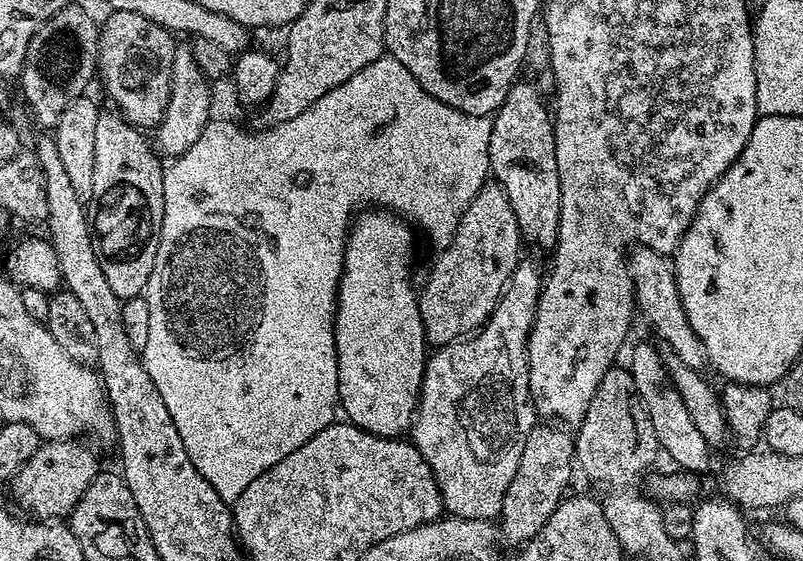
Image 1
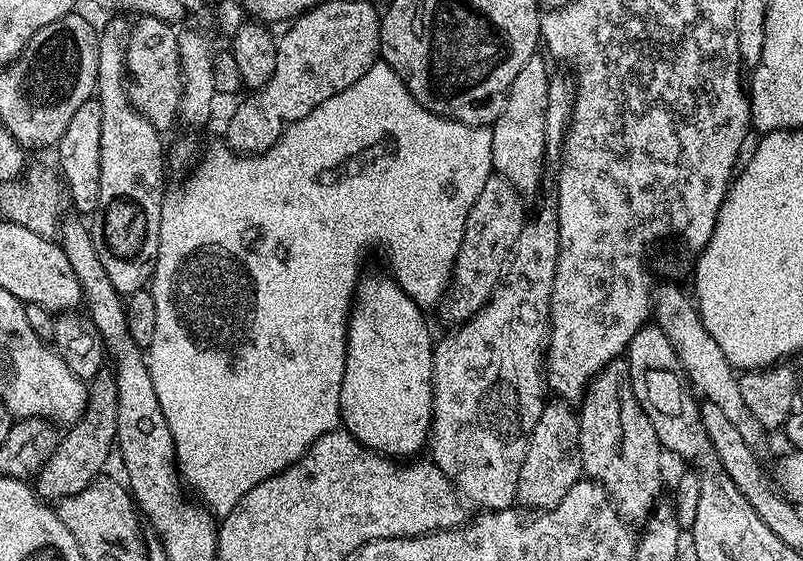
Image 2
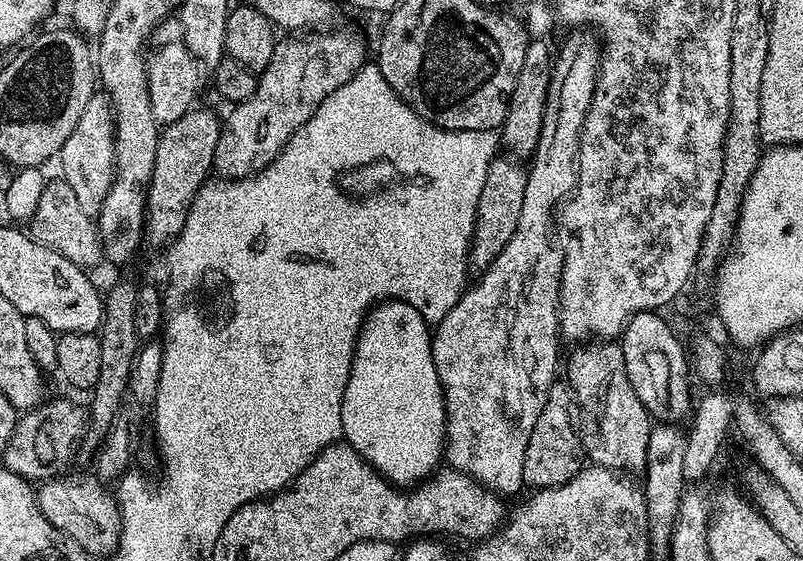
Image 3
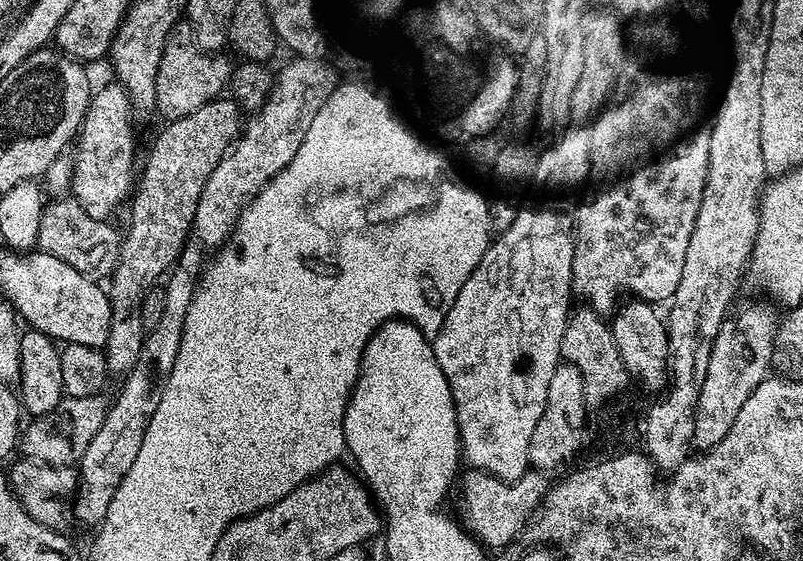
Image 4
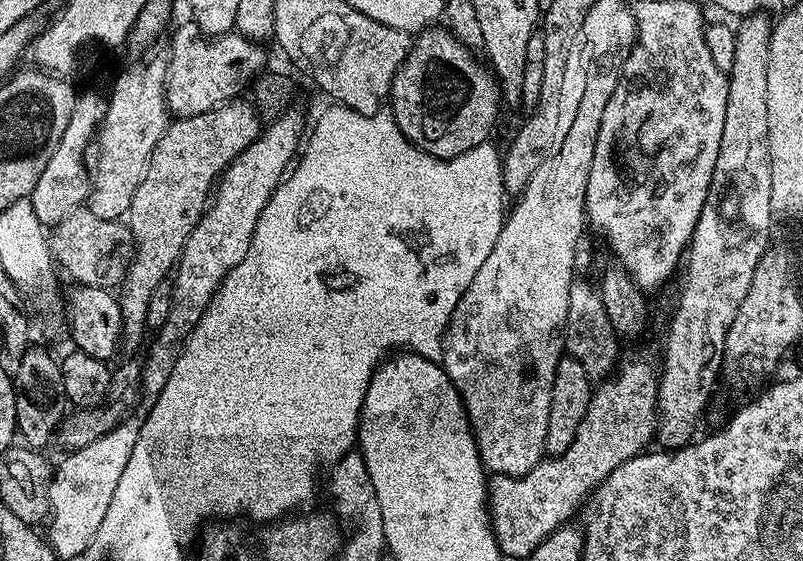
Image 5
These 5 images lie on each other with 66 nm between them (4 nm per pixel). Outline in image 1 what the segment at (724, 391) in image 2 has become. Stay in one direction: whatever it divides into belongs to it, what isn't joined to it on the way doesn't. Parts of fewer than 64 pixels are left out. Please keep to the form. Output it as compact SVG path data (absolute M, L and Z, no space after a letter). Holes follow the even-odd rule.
M636 246L627 253L628 272L631 274L633 291L636 293L636 306L639 315L644 315L652 323L653 328L663 343L668 344L686 366L703 369L706 364L706 353L698 334L694 334L694 326L690 326L690 318L686 318L686 310L682 306L682 298L678 294L678 282L673 261L665 253L656 252L652 248Z

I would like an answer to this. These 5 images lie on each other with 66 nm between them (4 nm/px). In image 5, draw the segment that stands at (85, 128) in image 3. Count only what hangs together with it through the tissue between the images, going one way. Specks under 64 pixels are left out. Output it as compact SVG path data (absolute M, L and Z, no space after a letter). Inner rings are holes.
M162 55L152 56L145 64L137 68L128 68L112 84L112 92L107 93L108 105L104 123L98 128L98 144L100 140L100 157L94 160L94 187L86 201L87 211L98 214L98 218L120 220L127 217L128 207L134 198L134 190L138 190L138 182L142 182L142 174L148 165L150 154L162 138L170 123L168 103L164 97L164 87L168 81L168 61Z

